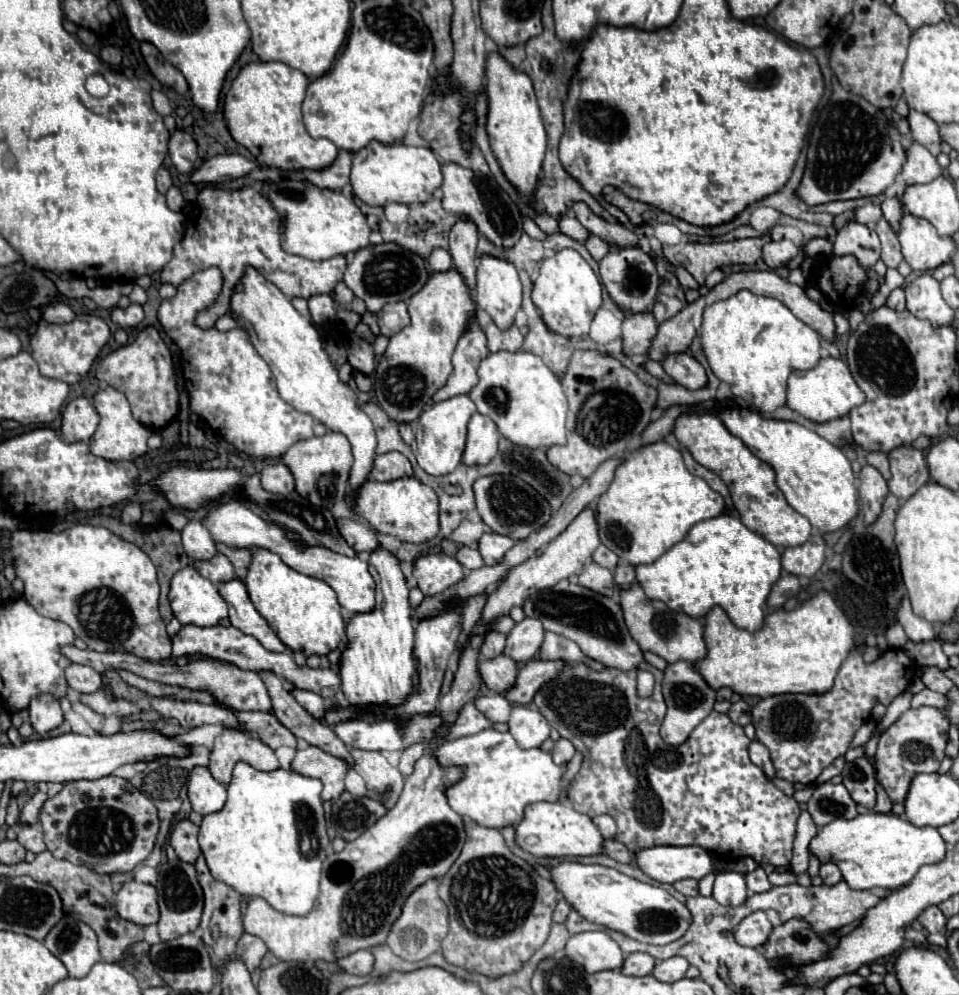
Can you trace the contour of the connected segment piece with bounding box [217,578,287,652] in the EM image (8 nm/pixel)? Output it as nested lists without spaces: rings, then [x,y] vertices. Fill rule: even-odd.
[[[229,580],[225,584],[217,584],[223,600],[231,608],[231,624],[239,628],[241,632],[257,638],[267,650],[271,652],[283,652],[287,646],[279,640],[279,636],[271,630],[267,620],[255,610],[253,602],[249,600],[249,594],[245,590],[243,580]]]

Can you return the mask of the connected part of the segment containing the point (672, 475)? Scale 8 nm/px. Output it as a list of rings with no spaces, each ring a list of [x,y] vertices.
[[[663,440],[627,452],[611,486],[595,506],[601,542],[633,566],[655,562],[679,544],[691,526],[719,516],[723,508],[723,496],[713,492],[703,478],[693,476],[685,468],[681,452]]]

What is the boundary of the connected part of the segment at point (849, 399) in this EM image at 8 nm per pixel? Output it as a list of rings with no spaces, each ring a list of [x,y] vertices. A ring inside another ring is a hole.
[[[825,358],[815,368],[805,372],[791,372],[787,380],[787,406],[803,418],[823,424],[841,416],[847,416],[851,408],[865,402],[863,390],[855,384],[847,364],[841,358]]]

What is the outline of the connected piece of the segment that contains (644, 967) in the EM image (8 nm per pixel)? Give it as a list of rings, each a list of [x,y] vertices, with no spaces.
[[[637,952],[637,954],[629,954],[625,958],[625,964],[621,966],[621,972],[627,974],[627,976],[647,976],[647,974],[651,974],[653,966],[655,966],[653,956]]]

